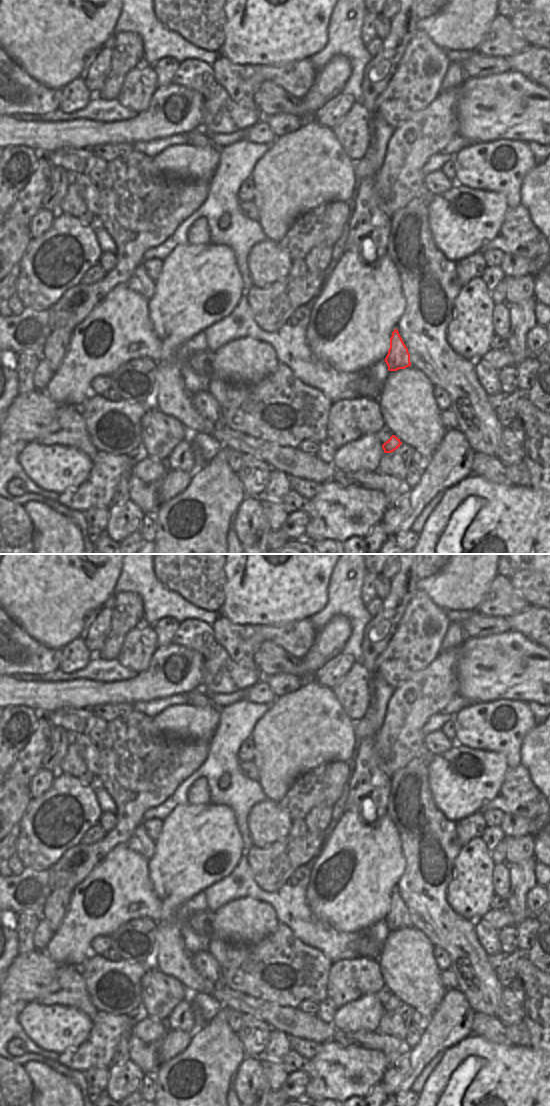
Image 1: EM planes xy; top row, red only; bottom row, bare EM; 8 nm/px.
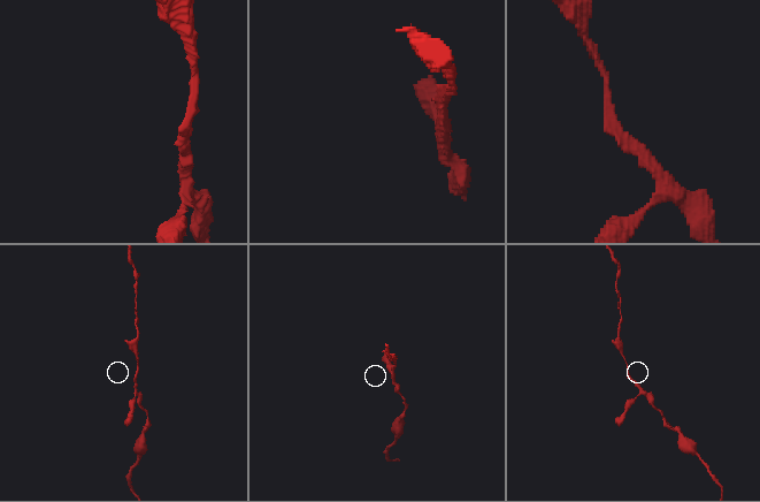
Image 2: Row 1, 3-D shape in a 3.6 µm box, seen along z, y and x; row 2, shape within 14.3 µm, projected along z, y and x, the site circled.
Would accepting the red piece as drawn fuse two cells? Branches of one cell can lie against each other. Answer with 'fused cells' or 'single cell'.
single cell

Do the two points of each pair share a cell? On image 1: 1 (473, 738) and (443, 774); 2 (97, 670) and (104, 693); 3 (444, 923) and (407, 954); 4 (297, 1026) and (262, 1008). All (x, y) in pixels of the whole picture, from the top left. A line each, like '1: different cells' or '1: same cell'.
1: different cells
2: different cells
3: different cells
4: same cell

